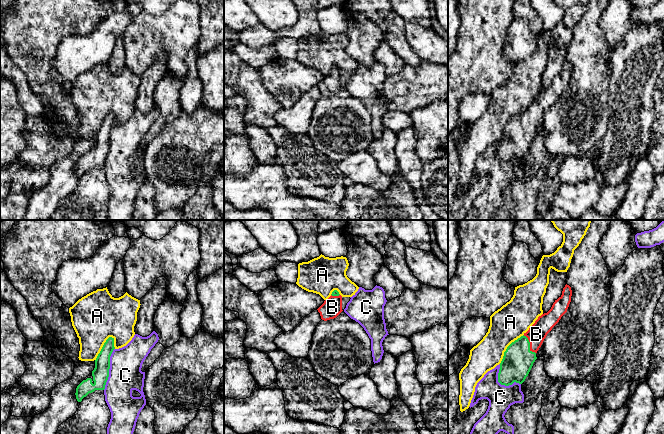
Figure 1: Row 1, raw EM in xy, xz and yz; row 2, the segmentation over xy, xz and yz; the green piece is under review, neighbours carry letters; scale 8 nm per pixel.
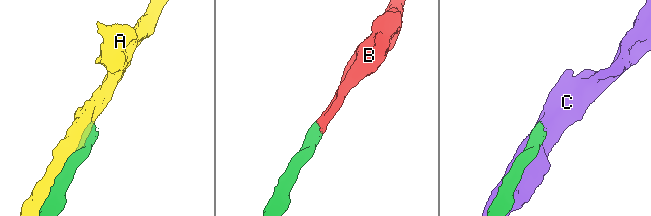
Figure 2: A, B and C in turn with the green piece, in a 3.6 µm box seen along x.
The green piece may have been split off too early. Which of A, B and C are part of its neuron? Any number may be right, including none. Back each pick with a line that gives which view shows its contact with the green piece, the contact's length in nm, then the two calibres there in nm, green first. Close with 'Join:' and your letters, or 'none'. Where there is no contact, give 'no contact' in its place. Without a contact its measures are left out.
B: yz | 180 nm | 240/150 nm
Join: B

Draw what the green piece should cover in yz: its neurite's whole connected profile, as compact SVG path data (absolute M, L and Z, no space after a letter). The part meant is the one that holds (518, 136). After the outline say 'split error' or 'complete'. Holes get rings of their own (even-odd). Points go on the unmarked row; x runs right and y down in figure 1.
M566 60L562 71L555 76L551 85L539 92L523 112L507 123L498 149L501 161L509 162L514 158L522 160L525 157L547 110L567 88L571 72L571 63Z; split error

